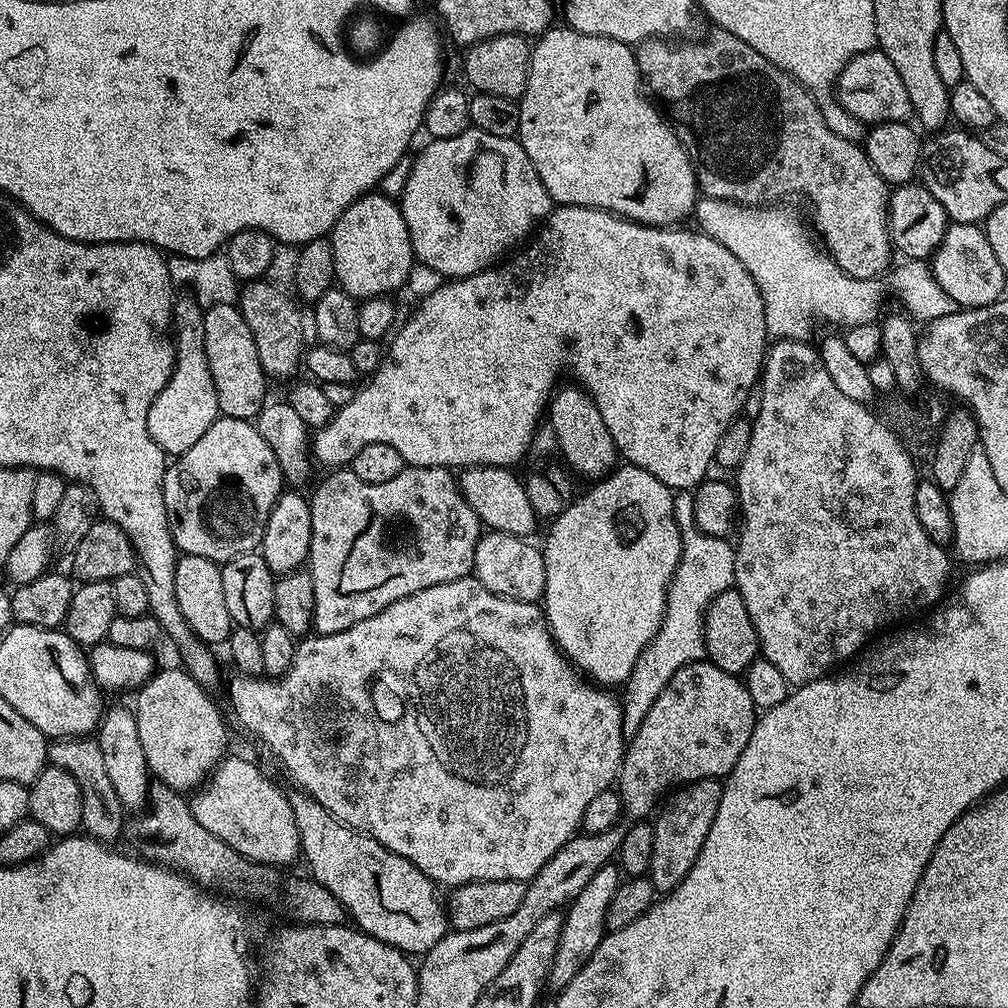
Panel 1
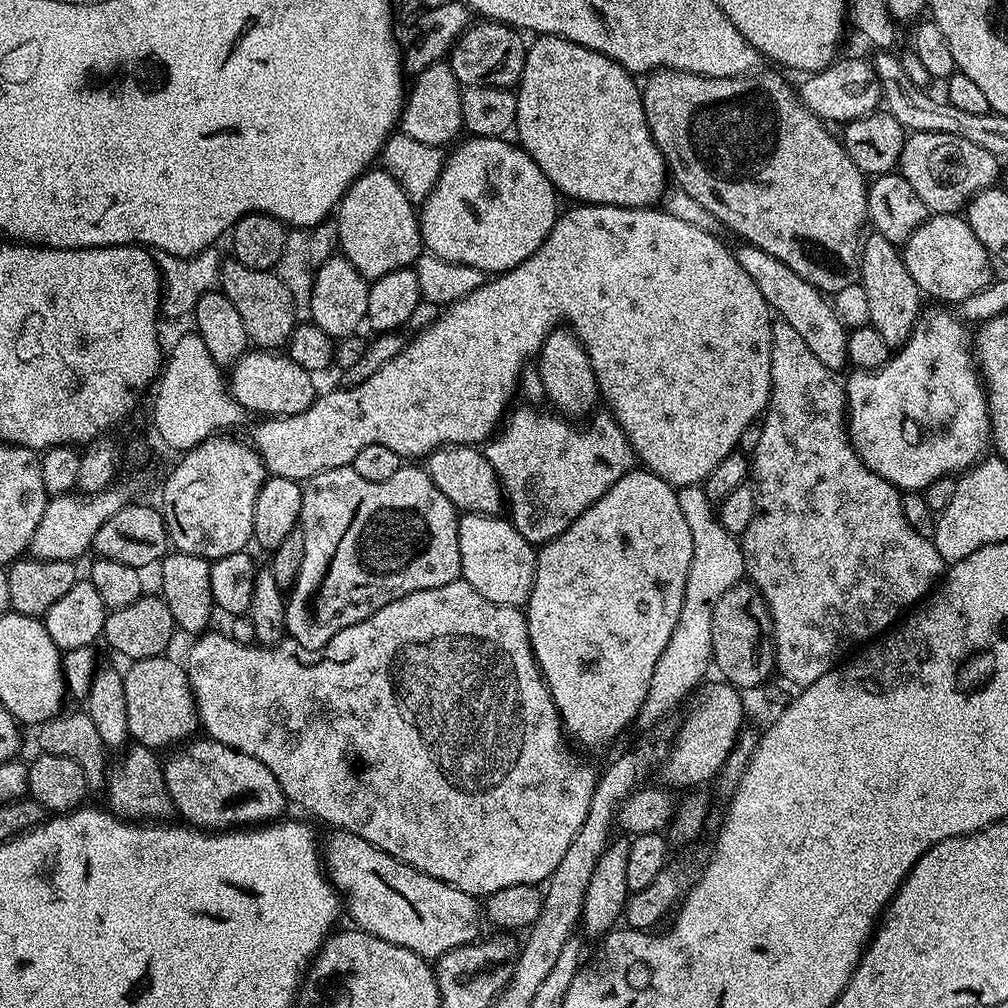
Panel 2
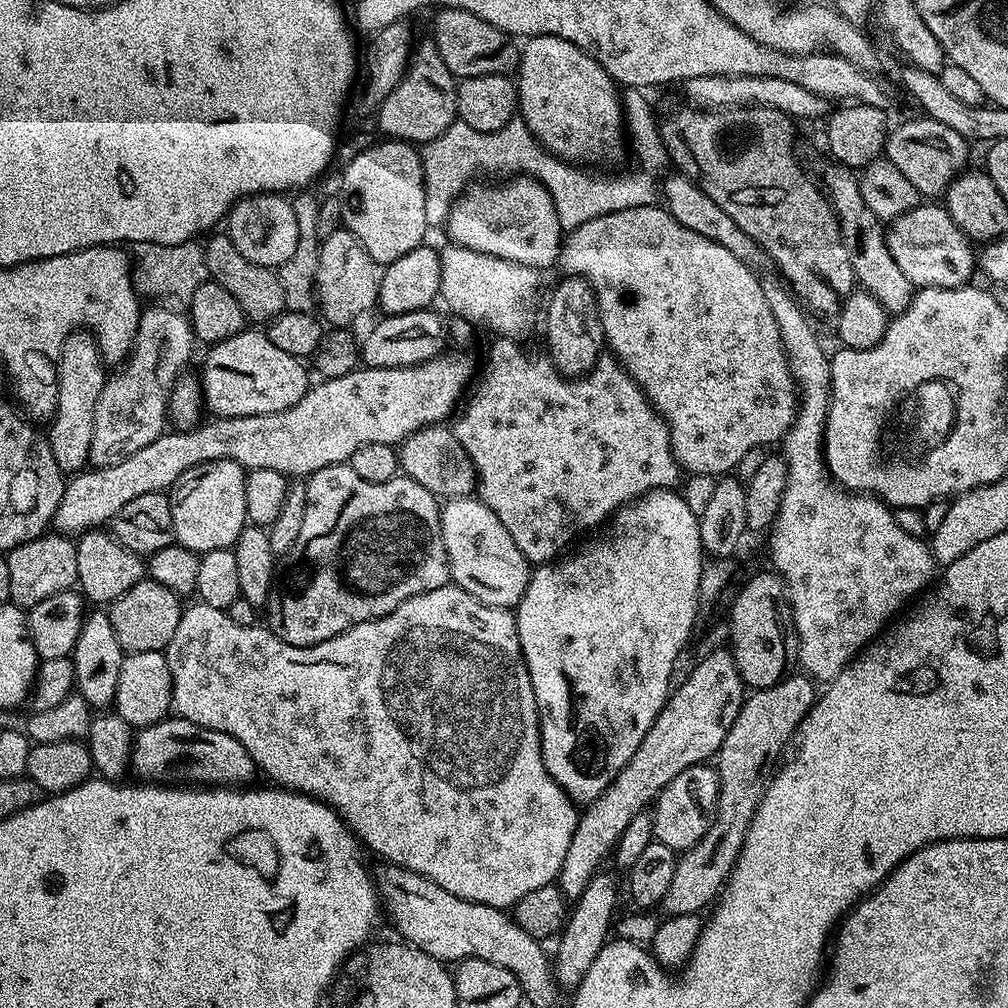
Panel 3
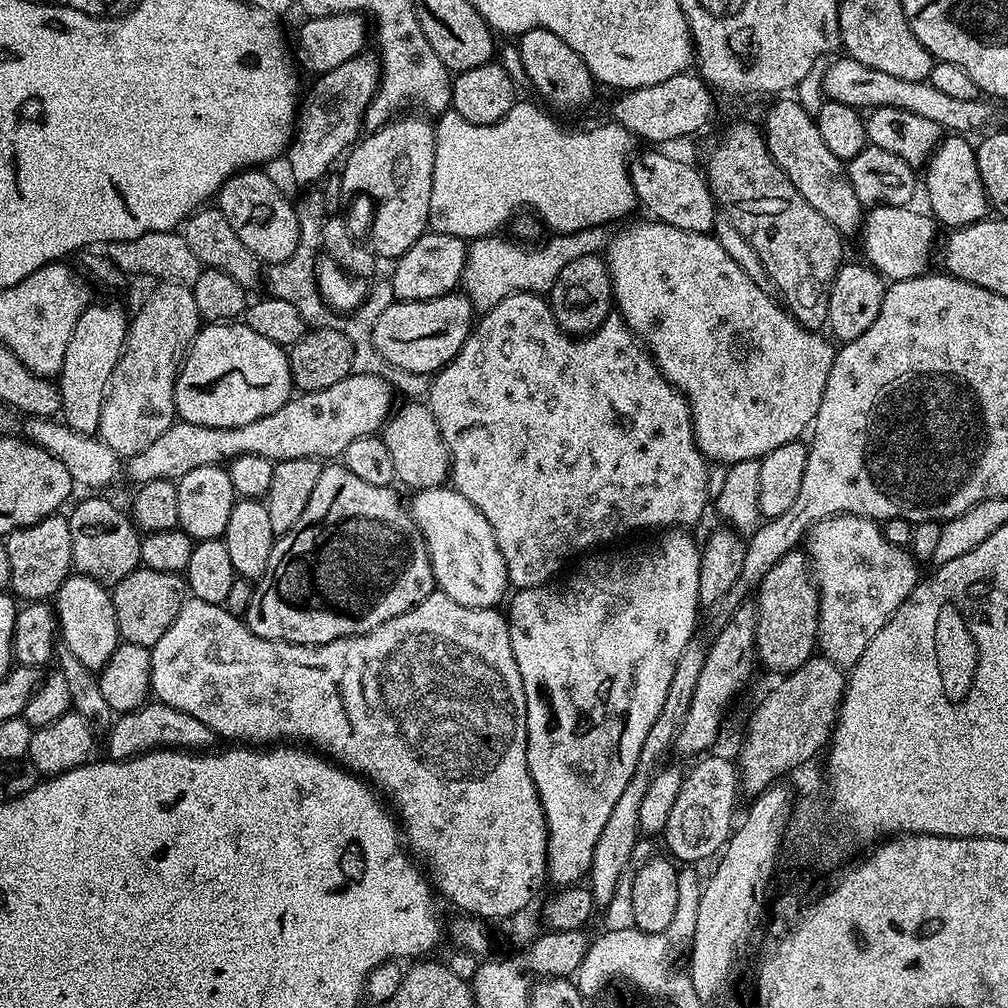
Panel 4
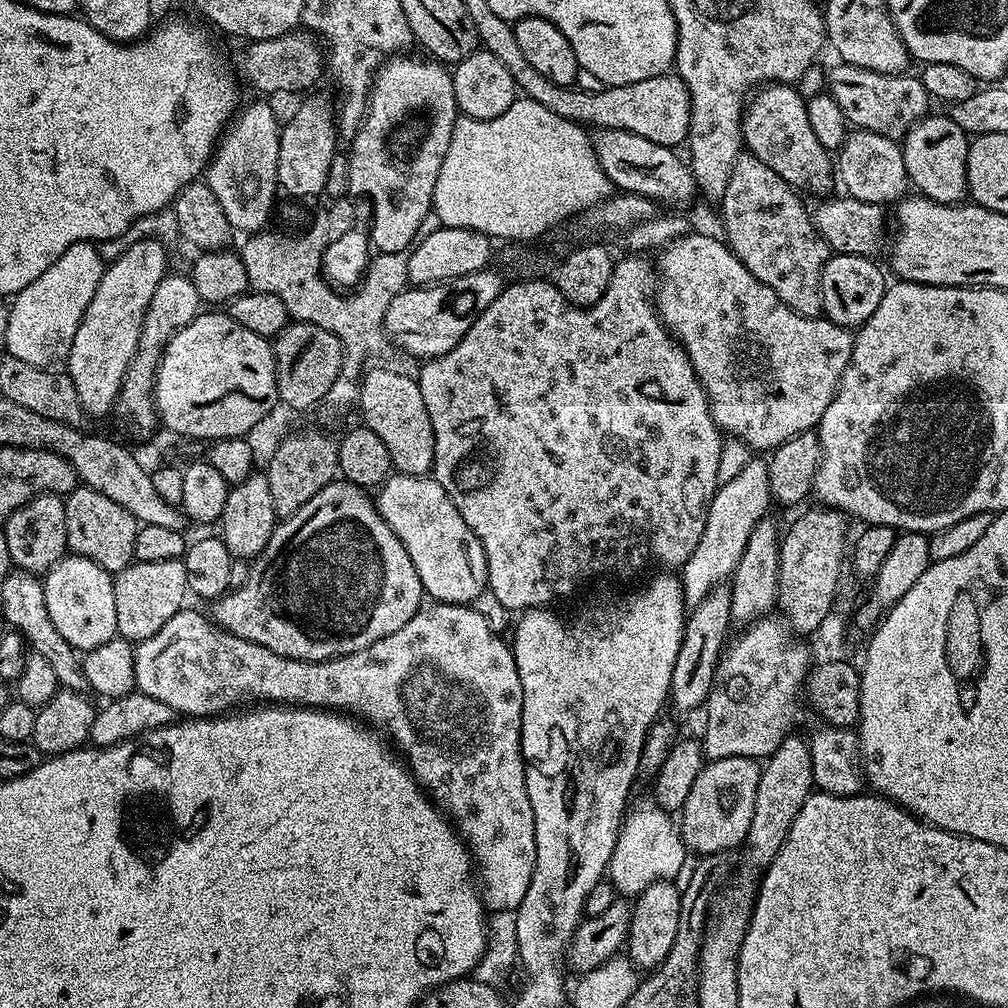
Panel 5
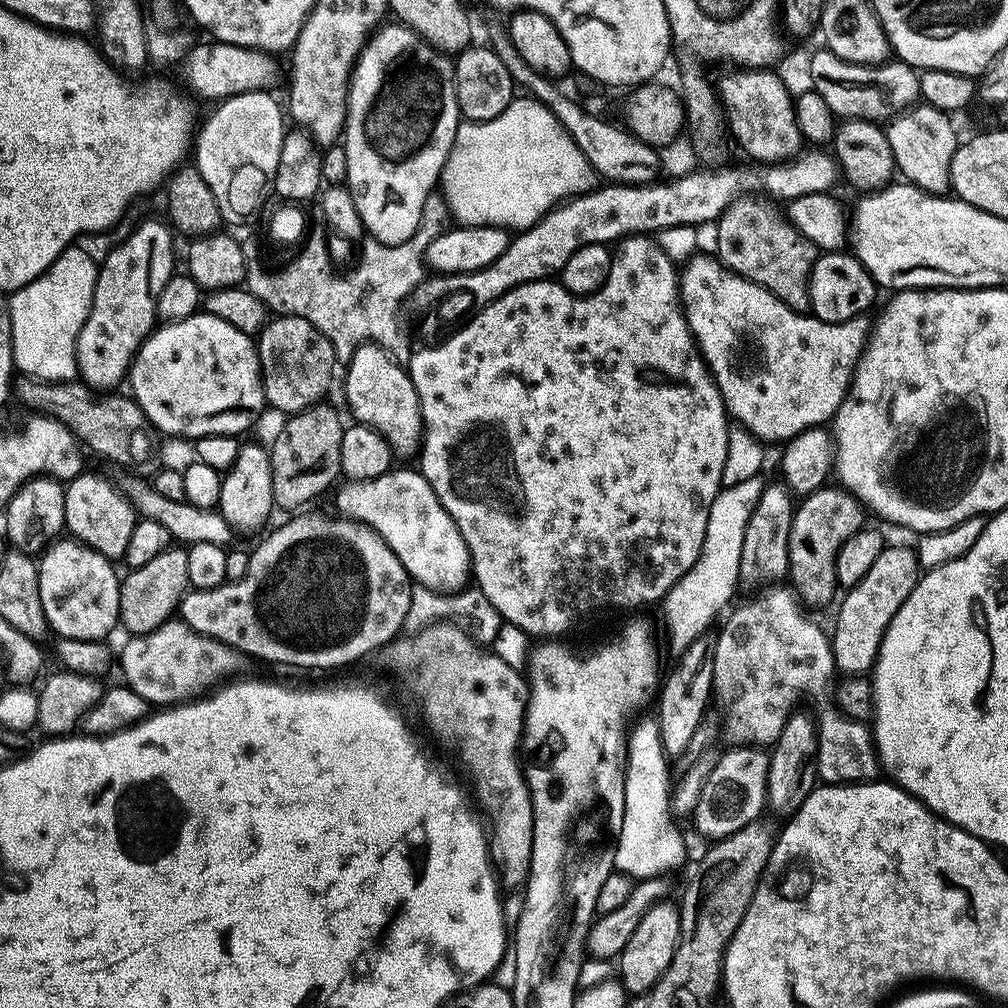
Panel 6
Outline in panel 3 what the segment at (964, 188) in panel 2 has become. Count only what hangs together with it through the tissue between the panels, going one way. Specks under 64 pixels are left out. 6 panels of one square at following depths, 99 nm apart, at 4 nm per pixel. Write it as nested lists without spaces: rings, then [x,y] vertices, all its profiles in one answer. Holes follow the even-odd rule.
[[[919,118],[920,120],[908,120],[891,129],[888,134],[888,146],[886,158],[902,175],[910,181],[910,186],[920,192],[924,198],[940,198],[962,172],[969,167],[968,148],[969,141],[962,138],[962,134],[950,130],[937,120]]]

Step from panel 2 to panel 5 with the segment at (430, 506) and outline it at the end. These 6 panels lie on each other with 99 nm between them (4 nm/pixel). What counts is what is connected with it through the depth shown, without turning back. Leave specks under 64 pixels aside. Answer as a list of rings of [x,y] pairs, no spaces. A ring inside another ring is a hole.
[[[343,478],[334,479],[326,486],[322,486],[322,490],[318,490],[318,494],[314,494],[314,498],[310,498],[310,502],[306,502],[306,506],[302,506],[302,510],[281,519],[272,531],[270,542],[266,542],[260,555],[251,561],[251,565],[250,578],[246,578],[246,586],[231,589],[215,601],[211,605],[211,619],[219,628],[225,628],[230,634],[234,634],[246,642],[266,646],[266,650],[274,650],[274,654],[282,654],[286,658],[295,660],[318,662],[354,654],[354,650],[362,650],[366,646],[378,642],[378,638],[386,638],[386,634],[394,634],[394,630],[402,630],[402,626],[406,626],[406,622],[410,622],[410,618],[414,618],[414,614],[420,611],[422,607],[420,599],[425,599],[426,596],[422,582],[418,578],[418,570],[414,570],[414,562],[410,562],[410,554],[406,554],[406,546],[402,546],[398,534],[394,534],[394,530],[390,530],[390,526],[377,510],[373,497],[365,489],[358,487],[357,484],[350,484]]]

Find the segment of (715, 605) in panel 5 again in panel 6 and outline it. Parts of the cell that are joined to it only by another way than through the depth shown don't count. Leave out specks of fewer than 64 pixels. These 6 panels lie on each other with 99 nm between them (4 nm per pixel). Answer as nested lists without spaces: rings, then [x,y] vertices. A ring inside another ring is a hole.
[[[704,638],[696,640],[689,646],[687,652],[679,657],[680,662],[672,677],[669,678],[668,685],[666,680],[658,696],[658,699],[660,698],[660,716],[658,715],[660,737],[664,755],[672,762],[676,762],[679,756],[682,758],[688,756],[690,738],[694,738],[694,730],[698,730],[700,723],[705,720],[707,712],[704,711],[708,708],[708,699],[714,696],[710,644],[706,641],[707,639]]]

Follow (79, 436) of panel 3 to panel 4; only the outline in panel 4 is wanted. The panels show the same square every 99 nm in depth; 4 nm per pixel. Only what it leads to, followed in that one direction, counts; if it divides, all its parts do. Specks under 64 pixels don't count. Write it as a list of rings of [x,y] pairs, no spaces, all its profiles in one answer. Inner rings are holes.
[[[93,302],[78,318],[70,334],[70,342],[66,342],[66,354],[58,377],[62,420],[74,430],[85,434],[99,433],[106,386],[124,349],[129,323],[129,313],[124,313],[120,304]]]

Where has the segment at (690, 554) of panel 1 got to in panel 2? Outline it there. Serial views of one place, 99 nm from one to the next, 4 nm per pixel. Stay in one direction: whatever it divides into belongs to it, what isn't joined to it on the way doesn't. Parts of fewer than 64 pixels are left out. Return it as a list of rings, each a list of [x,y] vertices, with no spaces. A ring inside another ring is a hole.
[[[698,484],[682,486],[676,489],[676,497],[694,537],[694,558],[690,558],[690,574],[686,576],[686,594],[682,598],[682,614],[678,614],[678,626],[674,628],[674,634],[670,634],[670,642],[666,642],[666,650],[662,650],[658,658],[658,666],[654,666],[650,690],[636,715],[637,725],[658,723],[705,679],[703,676],[708,668],[710,672],[712,664],[714,606],[718,606],[718,598],[722,598],[730,586],[741,583],[746,576],[741,541],[720,525],[714,501],[706,498],[703,487]]]

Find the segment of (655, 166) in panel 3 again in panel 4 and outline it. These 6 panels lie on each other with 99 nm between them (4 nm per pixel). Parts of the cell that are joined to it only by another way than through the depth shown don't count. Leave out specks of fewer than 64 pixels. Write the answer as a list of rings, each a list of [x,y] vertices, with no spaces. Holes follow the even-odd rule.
[[[517,102],[506,118],[486,126],[466,122],[466,118],[451,110],[440,113],[434,124],[436,153],[428,211],[431,231],[471,242],[499,233],[503,224],[504,227],[511,225],[517,214],[527,210],[543,227],[545,224],[549,228],[549,233],[566,235],[612,224],[637,208],[636,192],[628,172],[631,156],[638,148],[637,137],[613,120],[590,130],[563,128],[554,117],[543,112],[545,109],[539,103],[536,104]]]

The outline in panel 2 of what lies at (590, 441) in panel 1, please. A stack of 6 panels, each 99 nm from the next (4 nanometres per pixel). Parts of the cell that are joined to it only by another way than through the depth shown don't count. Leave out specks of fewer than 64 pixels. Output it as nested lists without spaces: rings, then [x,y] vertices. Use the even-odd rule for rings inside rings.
[[[567,326],[555,328],[541,346],[534,363],[545,386],[546,401],[559,415],[565,418],[577,418],[576,416],[588,418],[597,411],[596,400],[598,404],[601,394],[592,369],[592,359],[588,357],[584,343],[572,333],[571,328]]]

